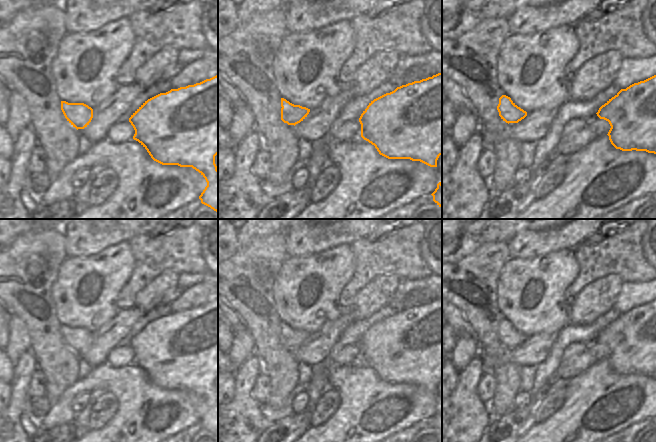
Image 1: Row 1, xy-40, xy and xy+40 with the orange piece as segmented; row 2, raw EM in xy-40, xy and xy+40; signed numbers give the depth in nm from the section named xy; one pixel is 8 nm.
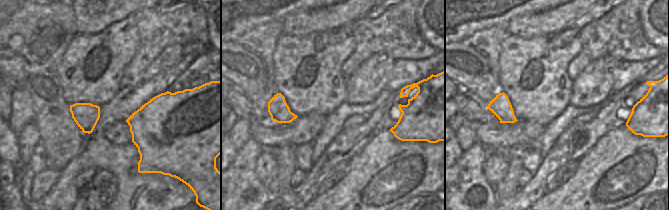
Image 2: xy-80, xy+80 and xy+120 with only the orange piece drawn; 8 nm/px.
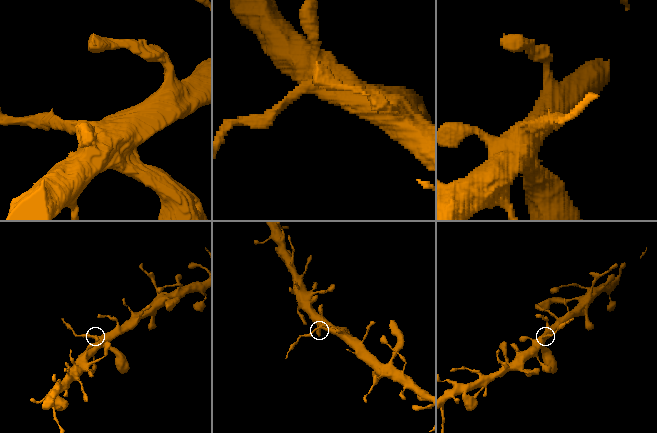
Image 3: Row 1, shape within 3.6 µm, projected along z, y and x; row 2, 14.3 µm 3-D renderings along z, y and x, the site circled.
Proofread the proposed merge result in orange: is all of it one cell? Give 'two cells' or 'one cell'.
two cells

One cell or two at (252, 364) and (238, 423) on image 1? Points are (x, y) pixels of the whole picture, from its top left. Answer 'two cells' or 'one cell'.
one cell

